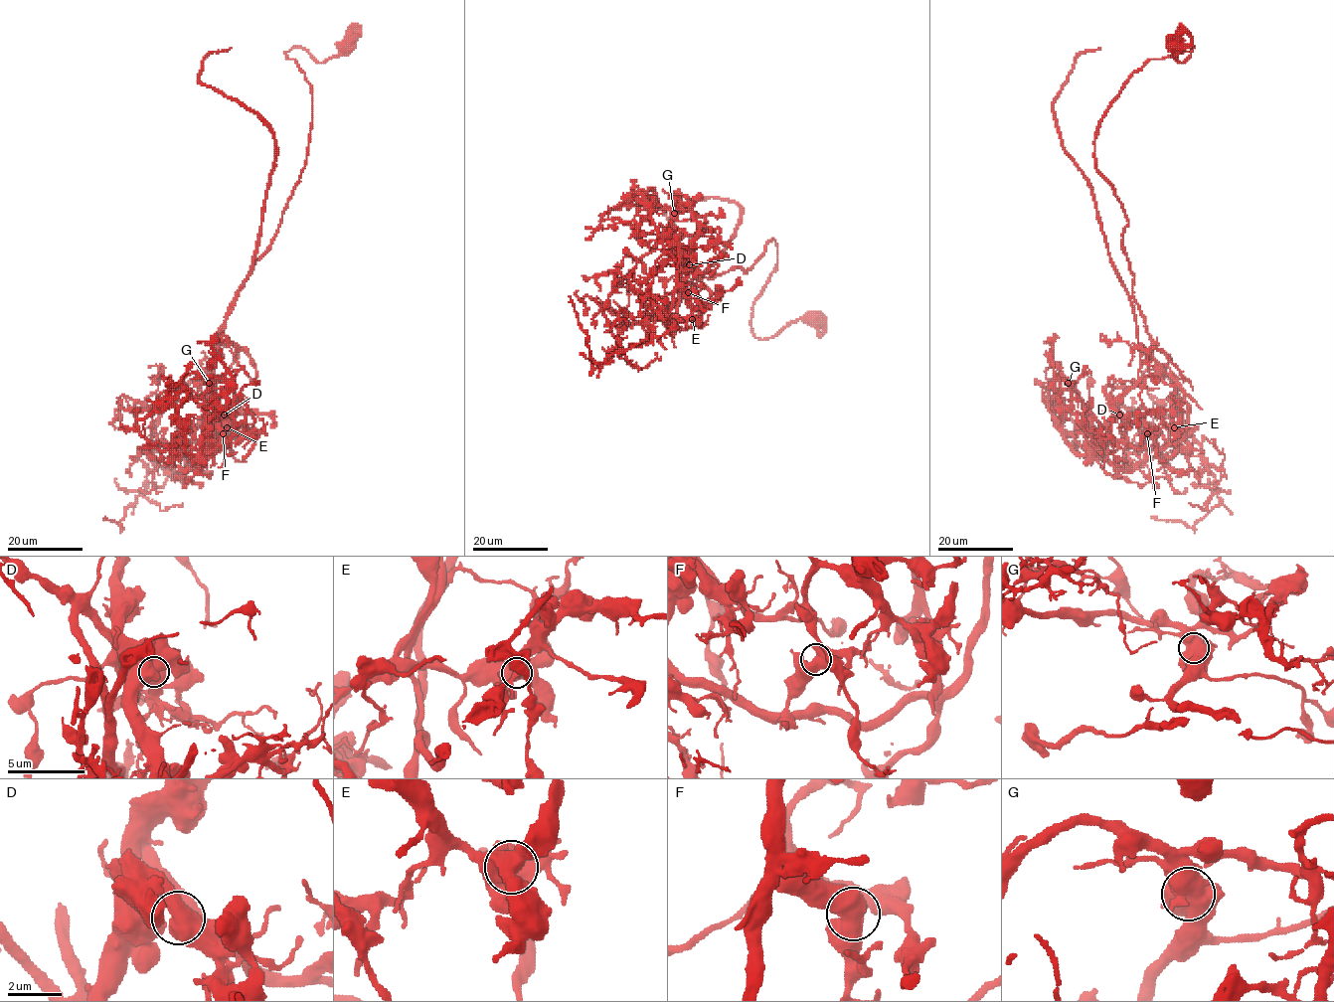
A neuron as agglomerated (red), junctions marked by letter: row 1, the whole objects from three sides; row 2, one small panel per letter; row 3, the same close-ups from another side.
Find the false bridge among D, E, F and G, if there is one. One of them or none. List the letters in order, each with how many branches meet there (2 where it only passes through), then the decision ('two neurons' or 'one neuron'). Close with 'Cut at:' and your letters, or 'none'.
D: 2 | one neuron
E: 2 | one neuron
F: 2 | one neuron
G: 2 | two neurons
Cut at: G

